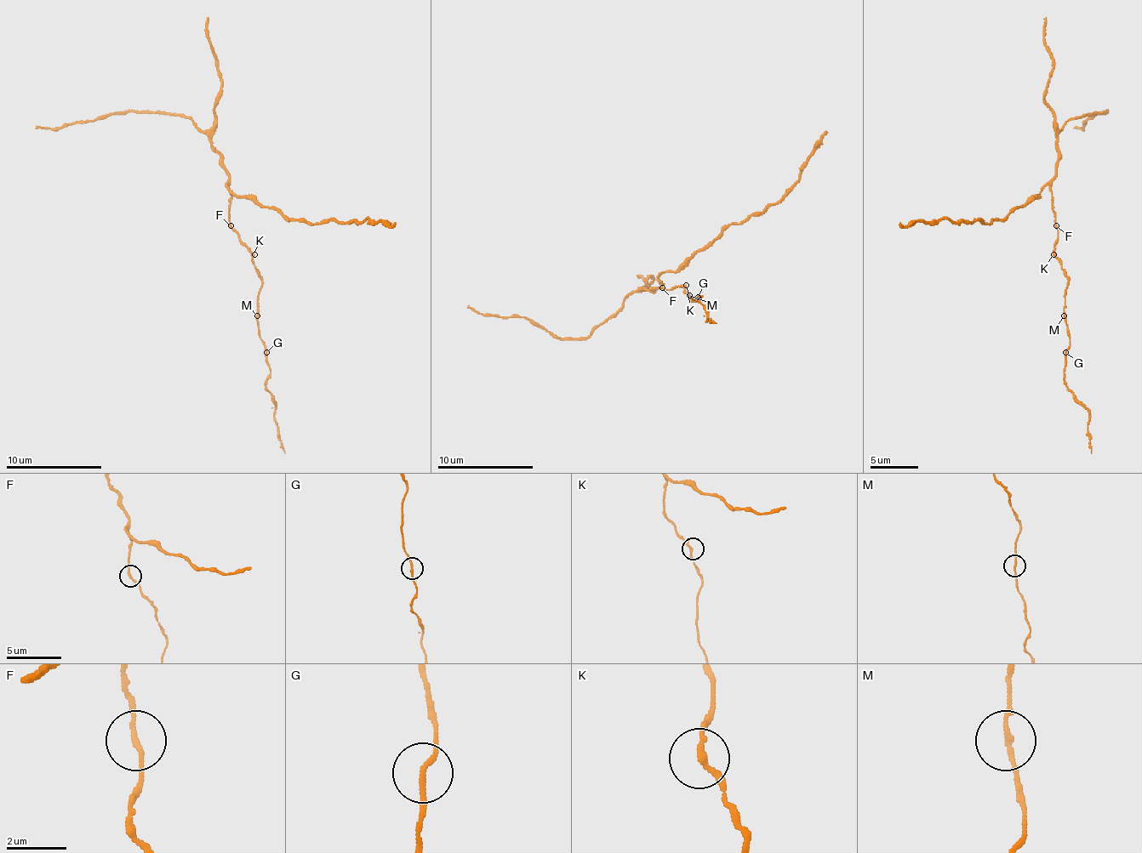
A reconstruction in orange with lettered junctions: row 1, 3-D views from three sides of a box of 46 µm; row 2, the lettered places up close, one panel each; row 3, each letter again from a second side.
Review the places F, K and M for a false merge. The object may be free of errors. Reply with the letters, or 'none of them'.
none of them

